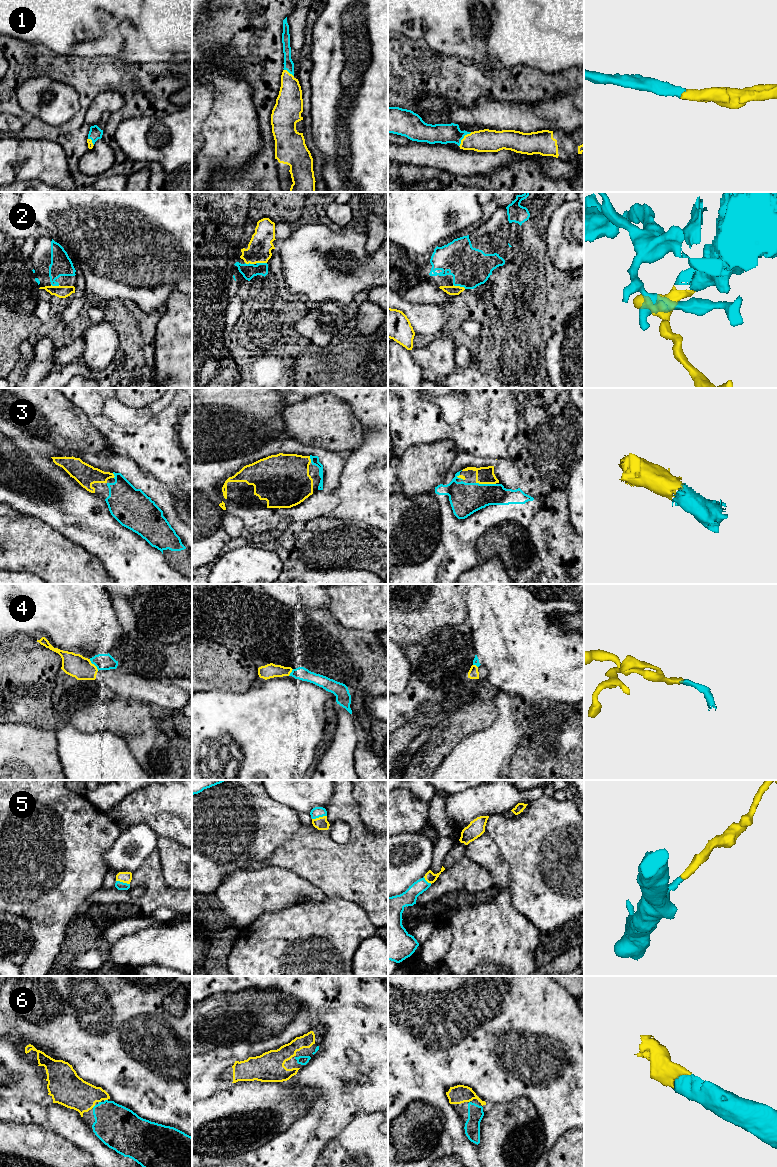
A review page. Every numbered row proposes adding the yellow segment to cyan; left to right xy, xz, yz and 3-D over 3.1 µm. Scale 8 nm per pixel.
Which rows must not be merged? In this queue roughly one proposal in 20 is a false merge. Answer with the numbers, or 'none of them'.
4

